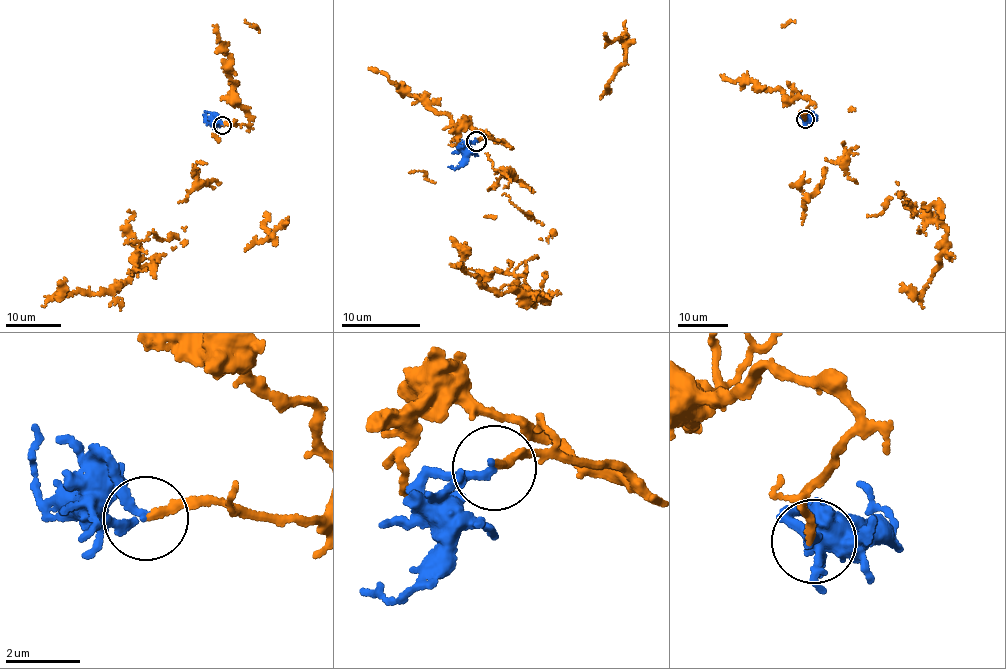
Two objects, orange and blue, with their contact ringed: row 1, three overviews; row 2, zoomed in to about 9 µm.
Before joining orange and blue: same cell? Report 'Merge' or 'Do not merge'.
Merge

